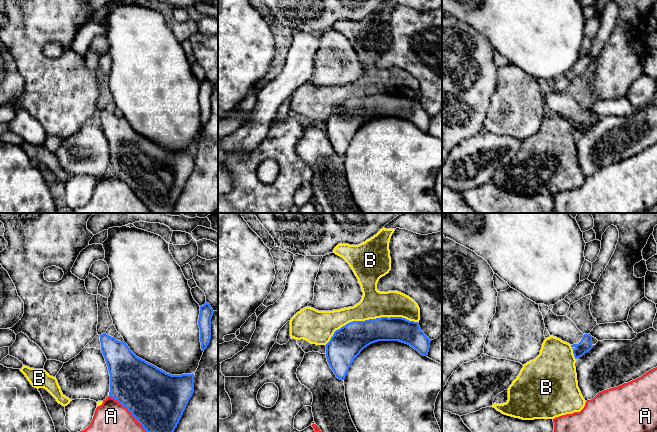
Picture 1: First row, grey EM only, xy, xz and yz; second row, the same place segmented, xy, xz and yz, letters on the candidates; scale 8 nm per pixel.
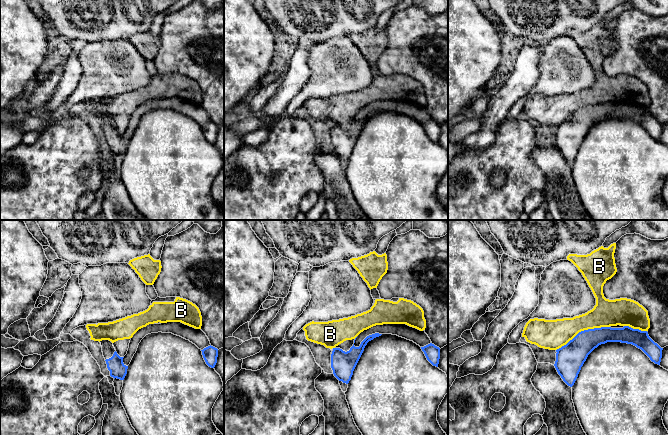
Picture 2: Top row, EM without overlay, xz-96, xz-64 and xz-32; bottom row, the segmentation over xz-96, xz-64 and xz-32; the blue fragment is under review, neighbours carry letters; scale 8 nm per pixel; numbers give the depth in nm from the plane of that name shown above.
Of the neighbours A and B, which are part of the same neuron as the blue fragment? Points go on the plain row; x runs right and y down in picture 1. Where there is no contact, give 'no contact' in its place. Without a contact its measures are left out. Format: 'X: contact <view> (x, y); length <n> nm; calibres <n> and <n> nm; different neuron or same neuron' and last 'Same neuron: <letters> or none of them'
A: contact xy (132, 190); length 480 nm; calibres 460 and 440 nm; different neuron
B: contact xz (369, 95); length 750 nm; calibres 260 and 220 nm; different neuron
Same neuron: none of them

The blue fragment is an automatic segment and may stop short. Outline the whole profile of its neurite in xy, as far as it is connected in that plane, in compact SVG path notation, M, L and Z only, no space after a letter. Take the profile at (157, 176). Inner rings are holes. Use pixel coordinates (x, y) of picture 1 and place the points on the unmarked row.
M106 109L99 112L110 150L109 172L126 183L151 213L171 213L194 169L194 150L166 149L137 133L124 117Z

